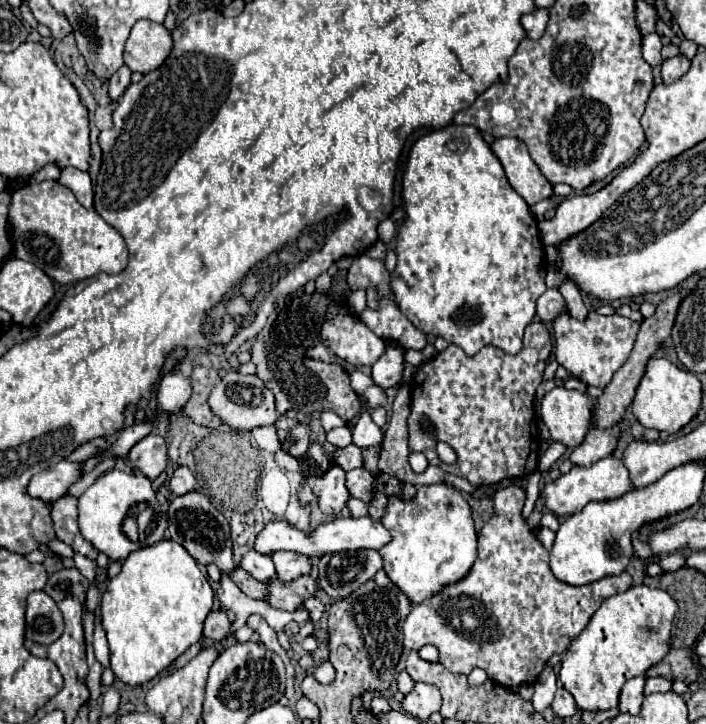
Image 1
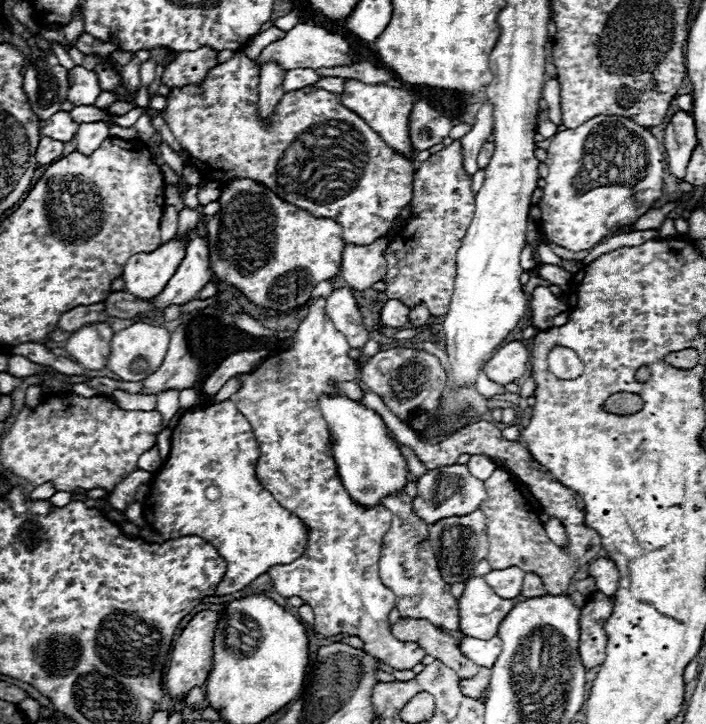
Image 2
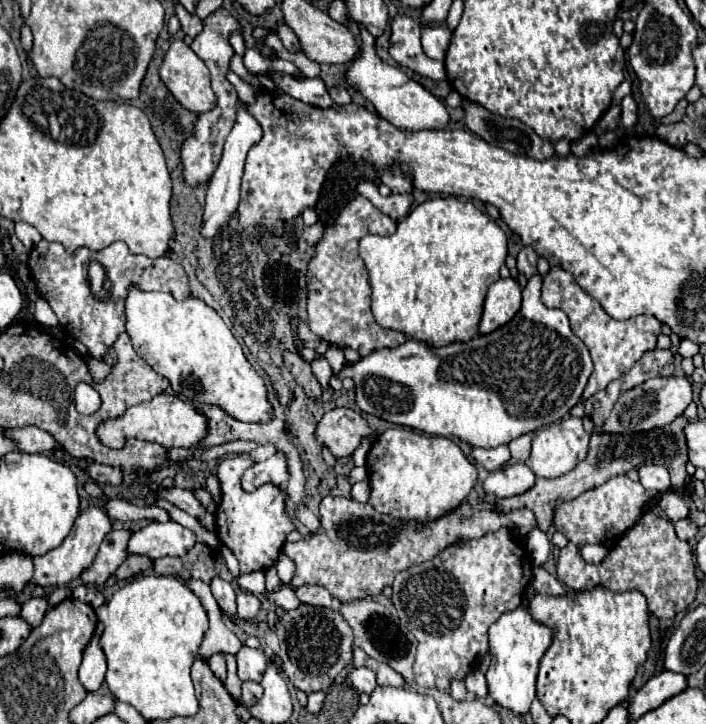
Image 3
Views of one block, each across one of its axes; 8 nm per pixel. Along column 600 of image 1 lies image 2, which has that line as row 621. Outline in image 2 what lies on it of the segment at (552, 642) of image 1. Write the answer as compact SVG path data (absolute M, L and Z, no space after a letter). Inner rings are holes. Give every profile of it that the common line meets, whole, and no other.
M592 592L586 606L580 610L580 658L586 668L594 668L606 658L606 632L602 624L610 618L614 600L608 600L602 592Z

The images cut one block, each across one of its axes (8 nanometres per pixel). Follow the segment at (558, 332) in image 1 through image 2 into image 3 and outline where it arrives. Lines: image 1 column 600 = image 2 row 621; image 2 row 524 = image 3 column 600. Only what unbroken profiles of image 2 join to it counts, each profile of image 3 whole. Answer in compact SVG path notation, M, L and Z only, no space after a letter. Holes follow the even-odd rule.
M558 266L550 268L550 272L544 276L542 286L542 302L548 308L560 308L566 312L572 332L588 346L590 356L594 360L594 372L588 378L588 384L582 392L582 400L592 396L598 390L604 390L612 380L620 378L628 368L642 358L648 350L656 348L656 338L660 334L660 322L654 316L634 316L628 320L614 320L610 318L598 300L588 296L574 280L574 276Z

